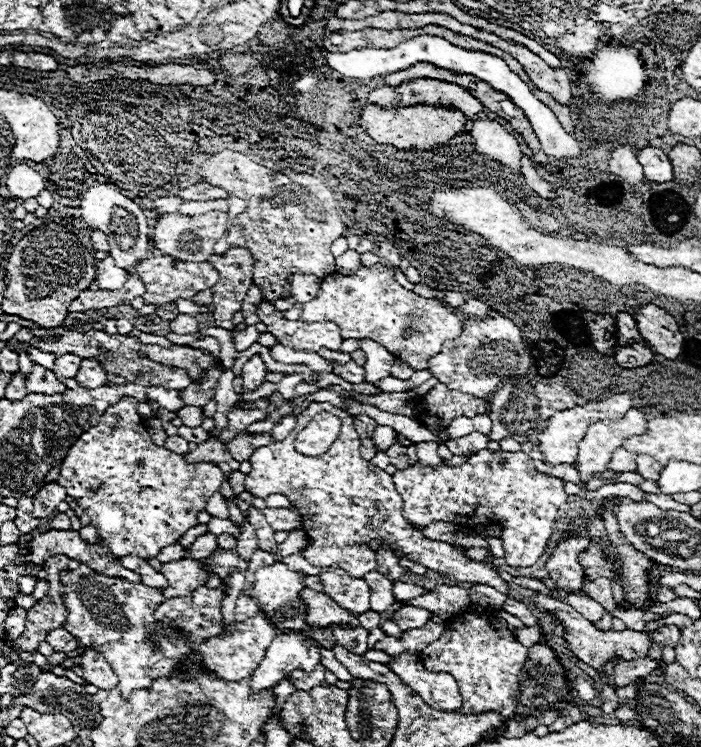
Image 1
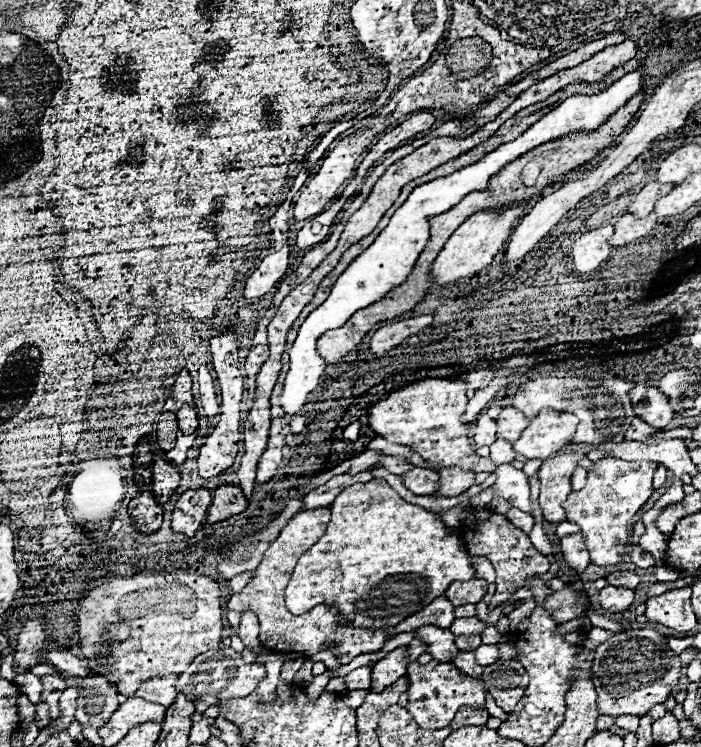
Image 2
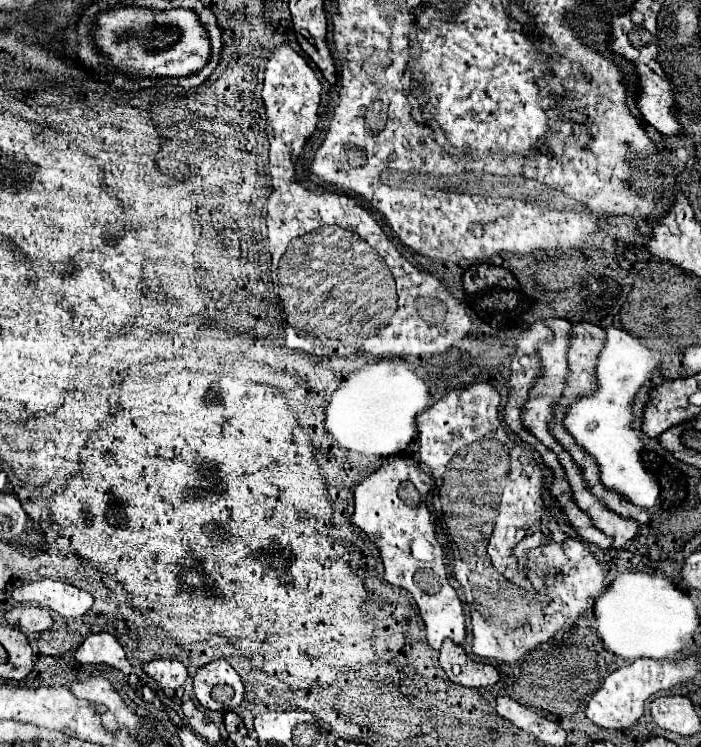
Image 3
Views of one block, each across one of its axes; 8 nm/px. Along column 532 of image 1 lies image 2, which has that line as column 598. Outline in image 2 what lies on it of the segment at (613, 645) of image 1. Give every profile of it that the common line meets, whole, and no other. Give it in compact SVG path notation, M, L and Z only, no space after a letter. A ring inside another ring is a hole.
M606 586L606 588L600 590L598 602L600 602L600 606L602 606L606 612L610 612L610 614L626 612L626 610L632 606L632 602L634 602L634 590Z

